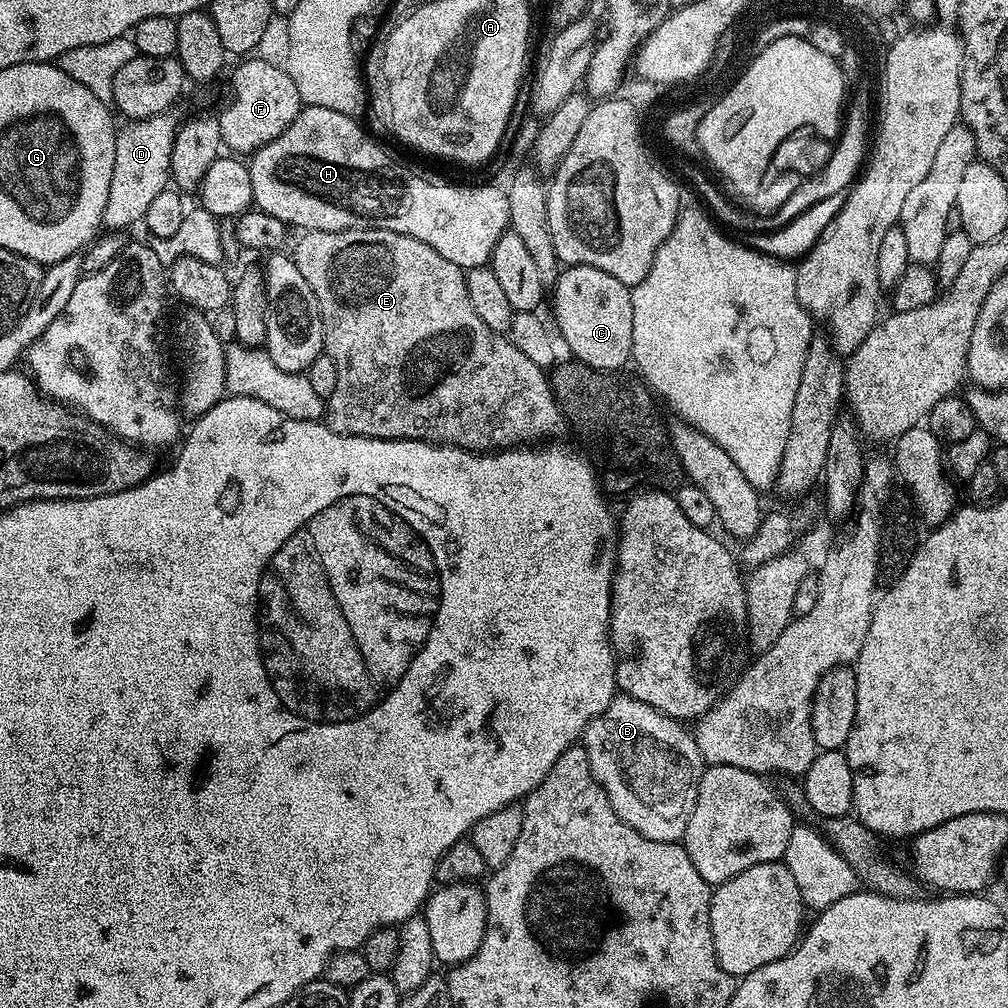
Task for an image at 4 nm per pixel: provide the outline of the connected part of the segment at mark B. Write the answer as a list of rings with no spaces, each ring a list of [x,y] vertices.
[[[618,694],[610,706],[598,714],[598,718],[589,722],[582,737],[582,747],[588,751],[590,758],[590,770],[604,787],[615,813],[651,841],[681,841],[698,802],[698,786],[706,765],[696,745],[695,735],[684,728],[687,727],[681,721],[662,714],[654,706]]]

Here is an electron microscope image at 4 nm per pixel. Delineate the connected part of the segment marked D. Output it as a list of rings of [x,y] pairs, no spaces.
[[[171,115],[151,116],[145,120],[131,121],[128,129],[121,131],[116,137],[116,158],[114,174],[110,184],[110,198],[106,200],[106,210],[104,211],[103,227],[108,230],[124,230],[131,224],[139,225],[143,221],[146,210],[150,202],[163,188],[169,187],[172,147],[175,144],[176,133],[178,129],[177,121],[171,120]]]

